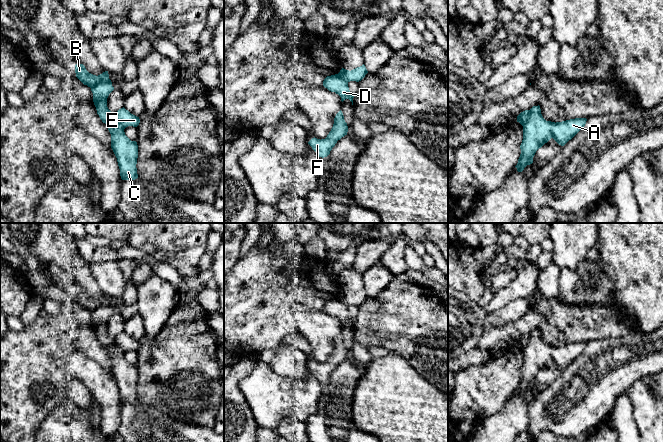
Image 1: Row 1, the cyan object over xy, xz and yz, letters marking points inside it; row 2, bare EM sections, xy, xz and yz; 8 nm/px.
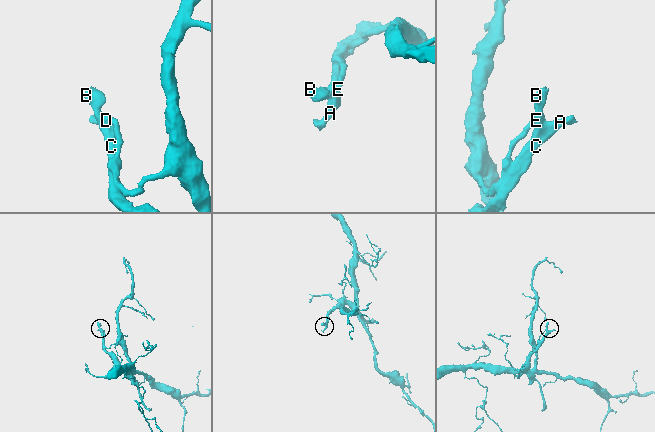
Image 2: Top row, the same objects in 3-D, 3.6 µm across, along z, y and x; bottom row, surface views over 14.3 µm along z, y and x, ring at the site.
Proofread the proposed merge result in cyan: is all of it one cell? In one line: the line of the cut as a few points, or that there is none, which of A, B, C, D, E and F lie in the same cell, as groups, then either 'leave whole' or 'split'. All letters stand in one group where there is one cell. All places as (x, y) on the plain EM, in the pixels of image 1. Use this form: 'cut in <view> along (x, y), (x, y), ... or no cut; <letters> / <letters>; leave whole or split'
cut in xy along (114, 337), (124, 352); A B C D F / E; split

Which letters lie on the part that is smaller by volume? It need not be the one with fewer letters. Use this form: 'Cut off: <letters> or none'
Cut off: A, B, C, D, F

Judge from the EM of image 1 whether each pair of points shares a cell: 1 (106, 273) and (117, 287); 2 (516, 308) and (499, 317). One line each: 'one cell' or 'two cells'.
1: one cell
2: one cell

